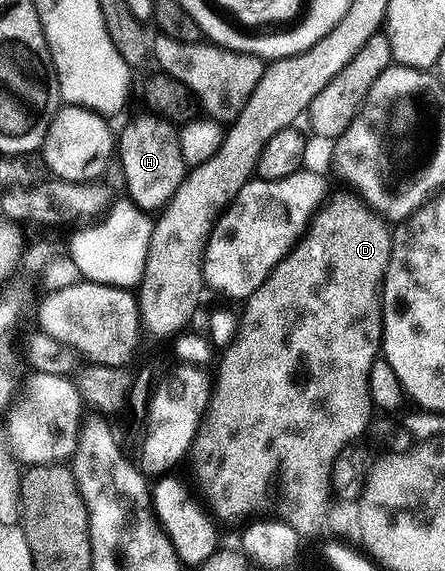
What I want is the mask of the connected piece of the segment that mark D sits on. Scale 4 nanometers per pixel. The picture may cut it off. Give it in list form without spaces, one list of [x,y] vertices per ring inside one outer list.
[[[331,192],[318,206],[310,218],[306,232],[298,238],[293,249],[277,267],[252,291],[250,297],[245,298],[243,309],[240,309],[240,326],[237,337],[230,342],[221,354],[222,363],[218,367],[218,379],[215,378],[210,394],[209,408],[205,412],[204,424],[193,444],[194,469],[198,472],[198,481],[202,484],[205,500],[210,500],[209,508],[219,518],[238,517],[241,513],[250,513],[253,509],[262,509],[271,505],[277,516],[286,521],[298,534],[318,533],[326,521],[326,512],[330,509],[330,472],[334,469],[334,460],[342,453],[342,448],[349,441],[354,441],[370,425],[372,402],[368,375],[372,371],[372,363],[379,360],[382,347],[382,303],[380,290],[382,280],[388,267],[390,258],[391,226],[381,213],[375,212],[366,200],[357,192],[348,193]]]

